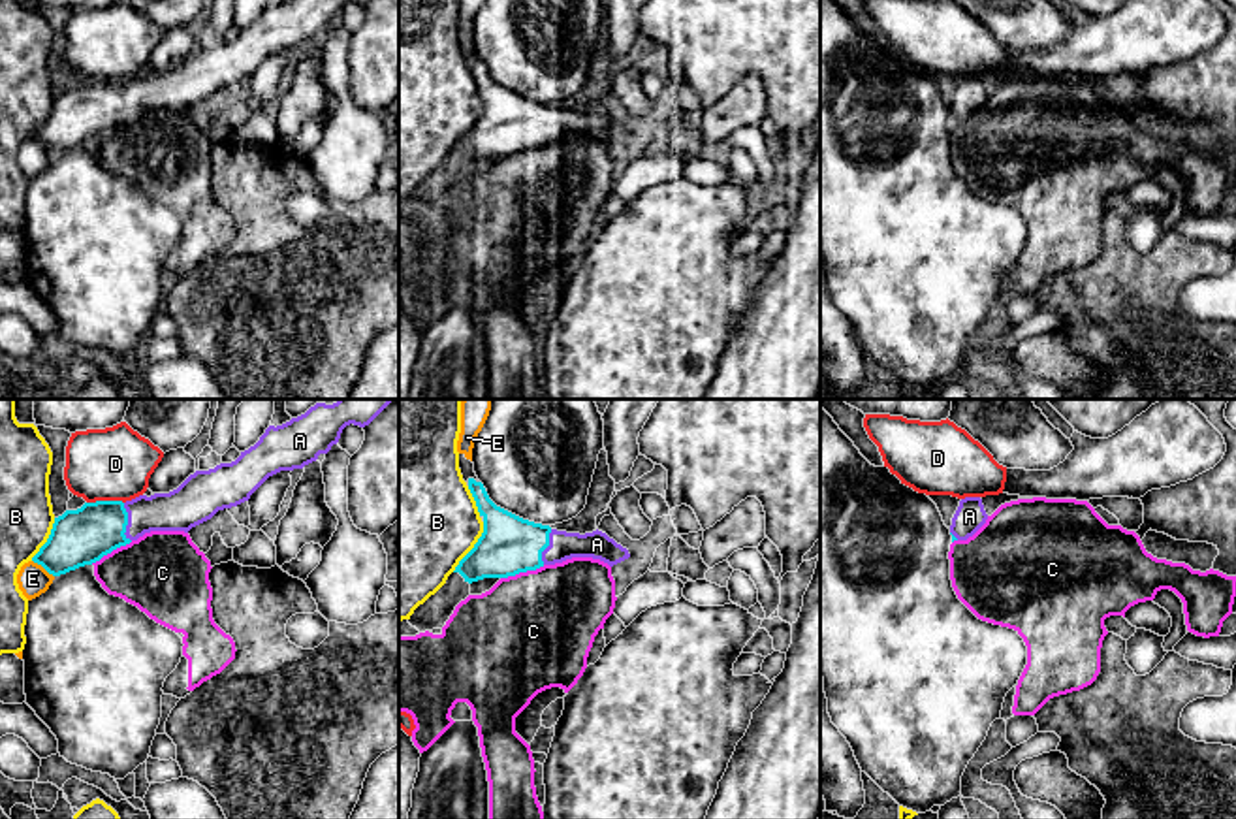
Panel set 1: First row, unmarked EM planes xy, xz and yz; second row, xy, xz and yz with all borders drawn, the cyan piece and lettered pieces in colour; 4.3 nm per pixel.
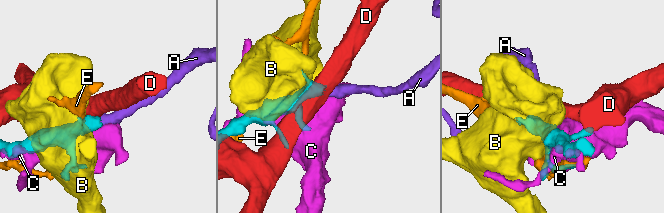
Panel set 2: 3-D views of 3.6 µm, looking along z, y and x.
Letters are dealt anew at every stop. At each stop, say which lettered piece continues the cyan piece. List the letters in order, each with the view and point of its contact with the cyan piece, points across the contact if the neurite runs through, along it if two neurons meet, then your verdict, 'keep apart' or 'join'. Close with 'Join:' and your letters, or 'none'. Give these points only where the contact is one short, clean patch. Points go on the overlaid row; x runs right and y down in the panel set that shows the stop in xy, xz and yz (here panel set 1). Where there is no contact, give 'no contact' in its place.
A: contact xy (126, 522); way xy (79, 537), (102, 526), (126, 522), (142, 514), (181, 509); join
B: contact xz (475, 546); keep apart
C: contact xz (522, 571); keep apart
D: contact xy (104, 501); border xy (123, 501), (87, 503); keep apart
E: contact xy (44, 567); keep apart
Join: A

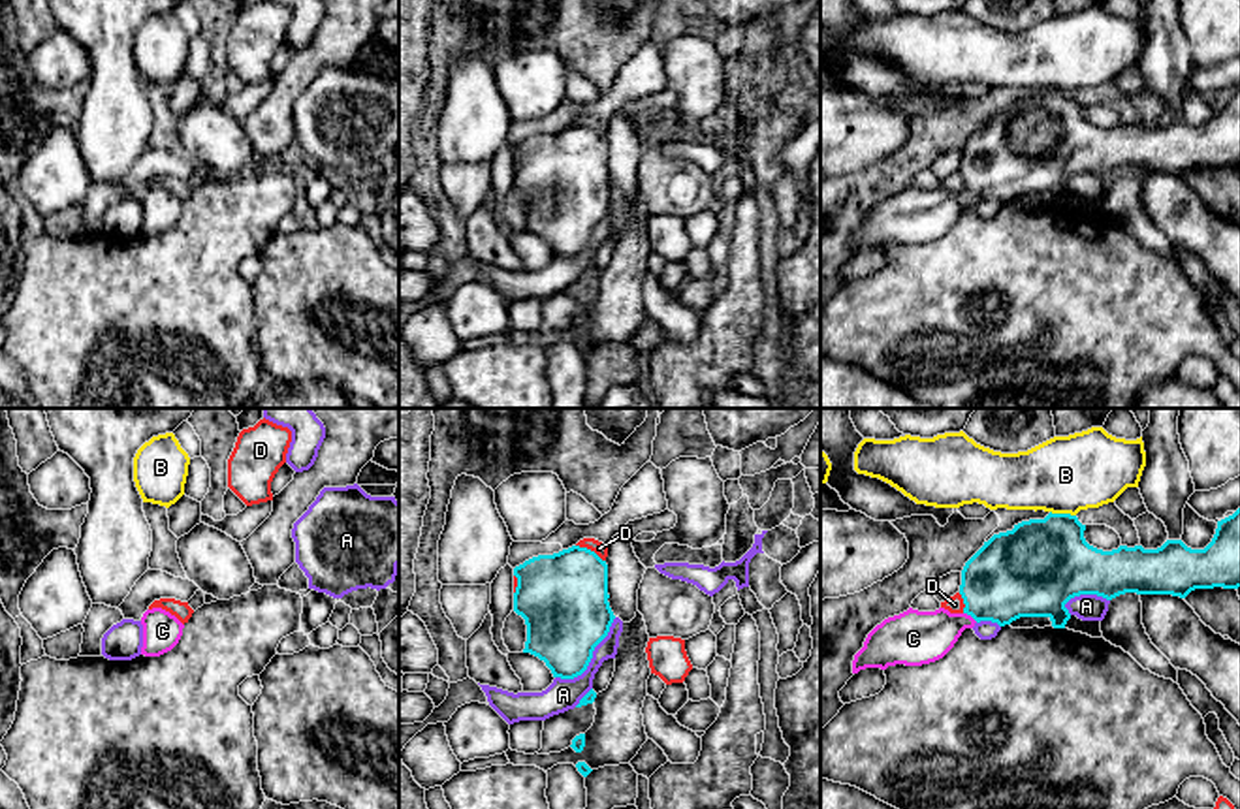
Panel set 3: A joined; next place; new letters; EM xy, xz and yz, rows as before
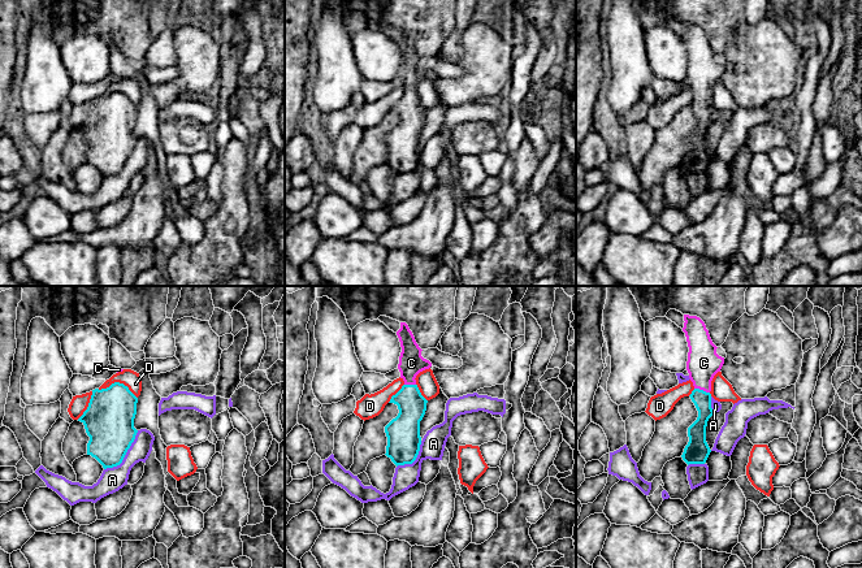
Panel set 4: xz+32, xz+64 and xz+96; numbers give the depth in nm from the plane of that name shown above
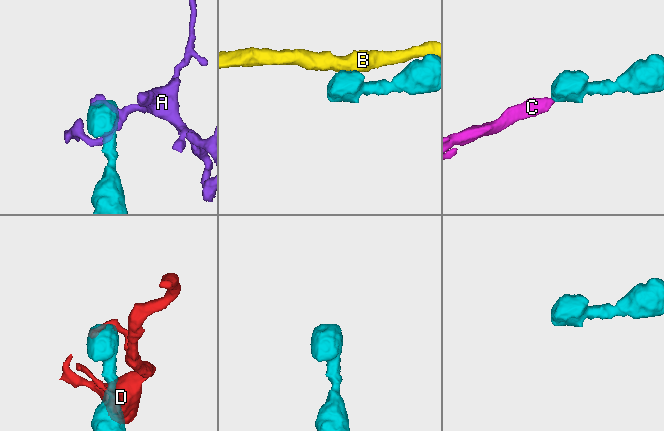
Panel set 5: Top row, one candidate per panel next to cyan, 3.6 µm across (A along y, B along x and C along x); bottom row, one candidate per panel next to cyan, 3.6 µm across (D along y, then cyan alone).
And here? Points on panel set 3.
A: contact xz (591, 657); keep apart
B: contact yz (1064, 514); keep apart
C: contact yz (971, 616); way yz (1013, 574), (971, 616), (919, 638); join
D: contact xz (589, 550); border xz (576, 544), (593, 550), (604, 561); keep apart
Join: C

